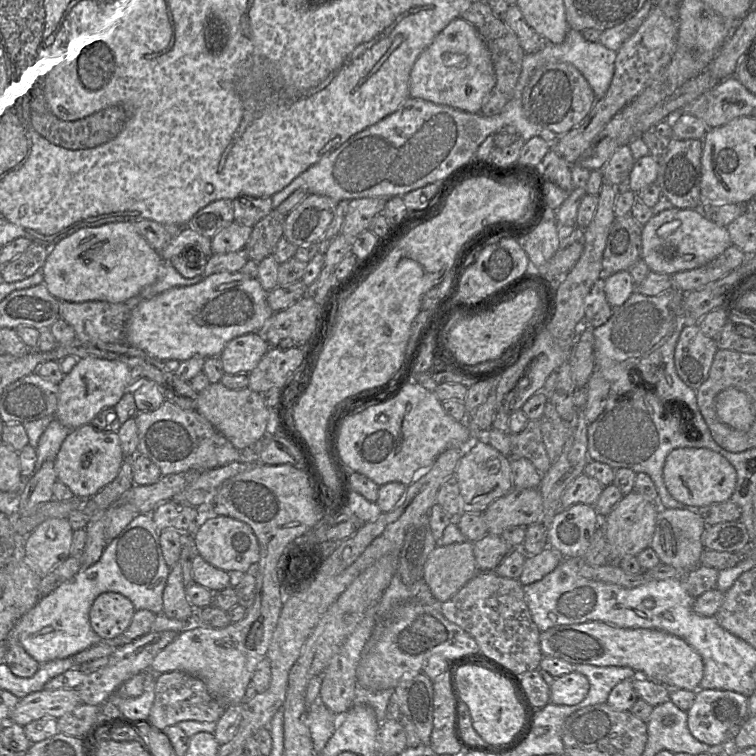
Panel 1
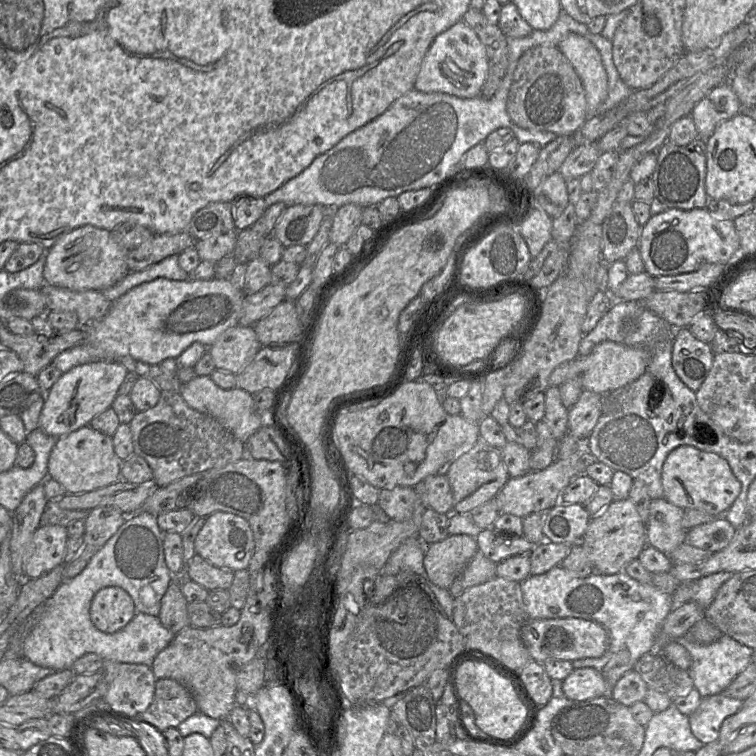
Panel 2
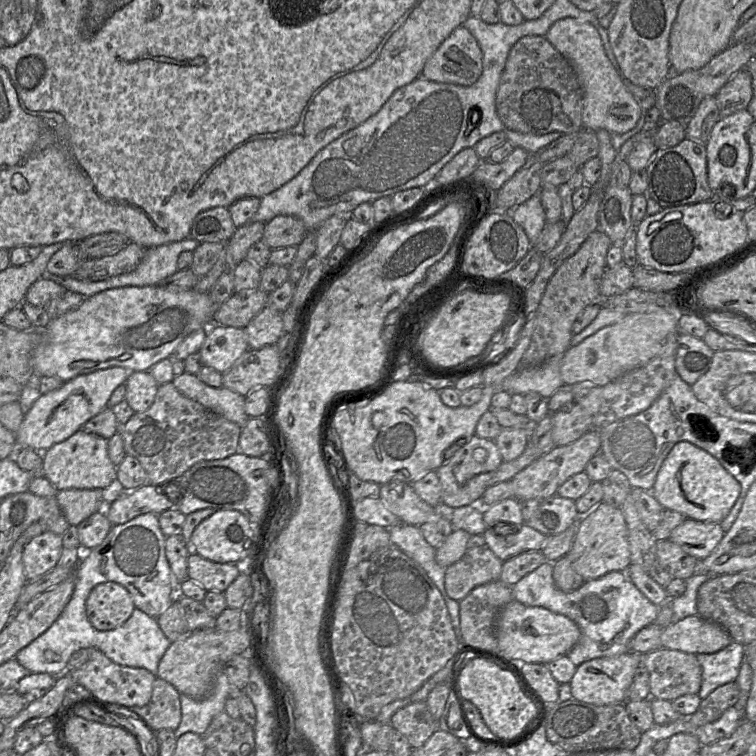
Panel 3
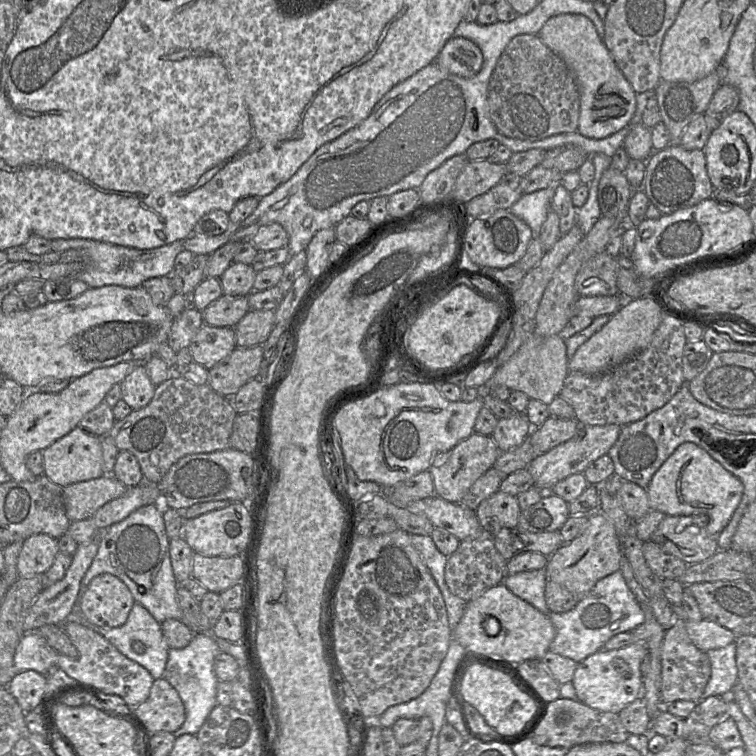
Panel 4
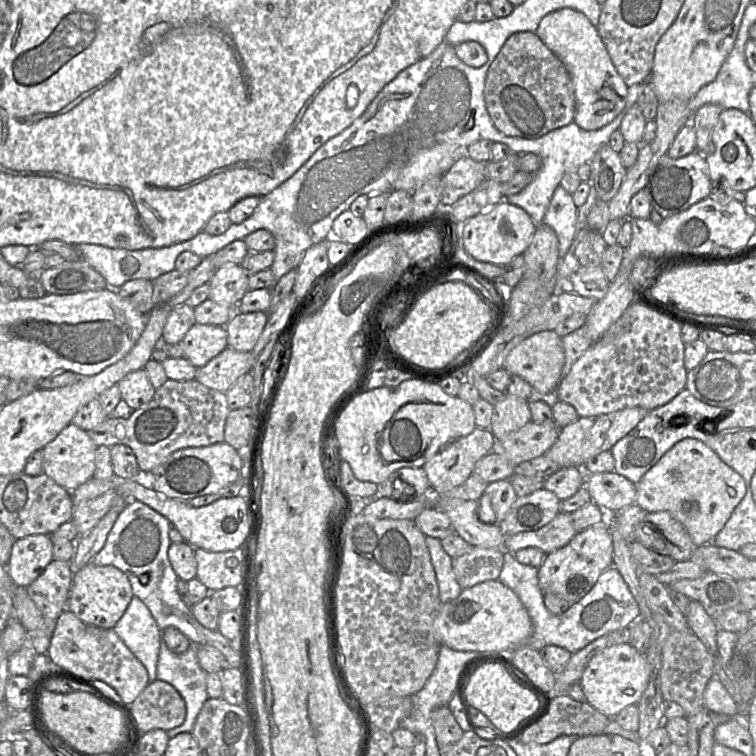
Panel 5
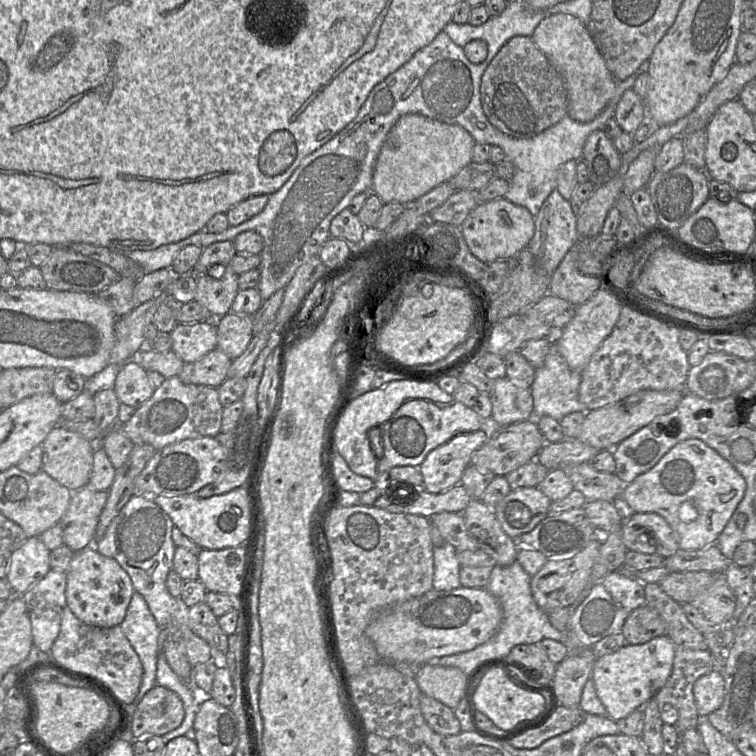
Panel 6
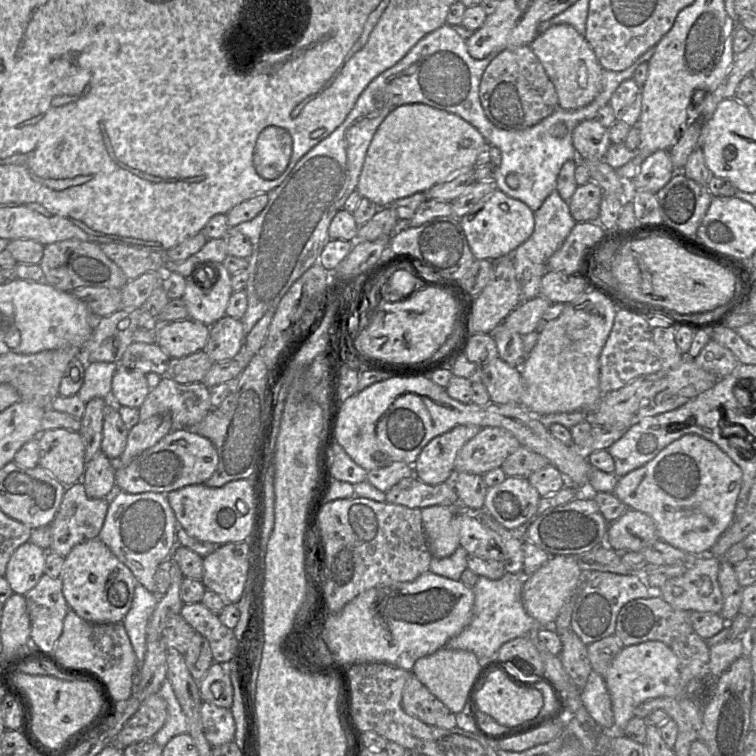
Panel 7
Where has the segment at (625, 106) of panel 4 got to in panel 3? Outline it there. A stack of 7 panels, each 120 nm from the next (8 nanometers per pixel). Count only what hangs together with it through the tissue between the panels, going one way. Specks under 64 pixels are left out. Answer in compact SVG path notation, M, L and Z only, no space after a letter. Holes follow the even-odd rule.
M563 18L550 27L545 38L571 63L576 72L583 96L583 129L595 132L604 129L611 134L623 134L633 129L641 116L640 106L607 57L597 29L590 23Z

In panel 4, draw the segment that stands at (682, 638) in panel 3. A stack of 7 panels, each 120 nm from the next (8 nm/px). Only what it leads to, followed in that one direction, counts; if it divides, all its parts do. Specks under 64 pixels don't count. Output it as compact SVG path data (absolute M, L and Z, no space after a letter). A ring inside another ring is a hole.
M705 619L685 620L685 628L693 644L704 652L725 647L737 637L731 630Z

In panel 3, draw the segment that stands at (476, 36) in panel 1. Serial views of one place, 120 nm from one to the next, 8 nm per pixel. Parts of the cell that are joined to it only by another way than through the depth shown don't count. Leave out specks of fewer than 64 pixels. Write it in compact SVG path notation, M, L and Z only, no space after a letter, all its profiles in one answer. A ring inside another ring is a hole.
M463 26L457 27L425 63L421 77L438 83L471 86L483 71L483 53L476 38Z

